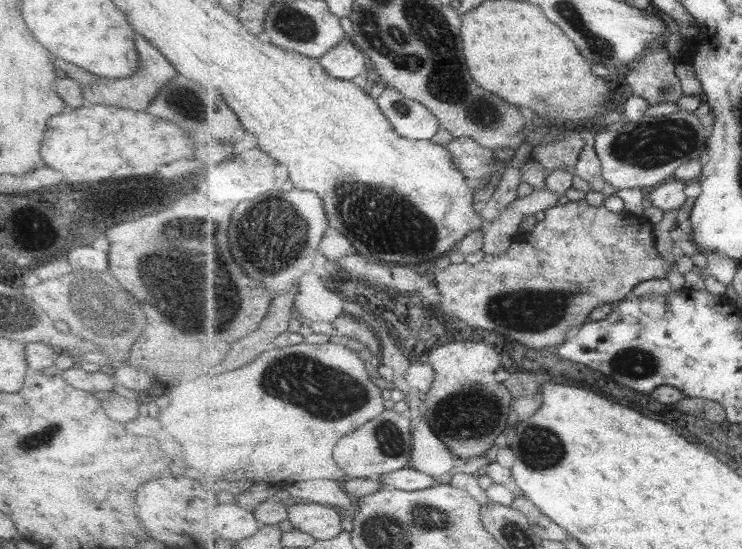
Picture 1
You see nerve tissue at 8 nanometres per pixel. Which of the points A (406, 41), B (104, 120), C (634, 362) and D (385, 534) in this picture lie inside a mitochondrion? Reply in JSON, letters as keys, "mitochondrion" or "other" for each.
{"A":"mitochondrion","B":"other","C":"mitochondrion","D":"mitochondrion"}

